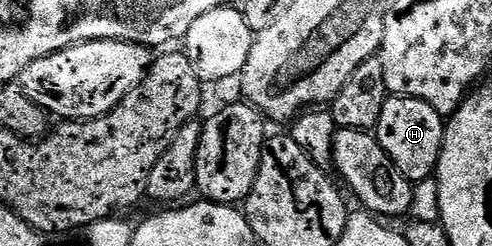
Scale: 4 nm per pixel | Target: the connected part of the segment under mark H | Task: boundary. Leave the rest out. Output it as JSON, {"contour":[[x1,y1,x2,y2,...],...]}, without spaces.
{"contour":[[387,96,376,126,380,147,411,183,429,181,435,176,445,134,443,117,428,103,411,97]]}

